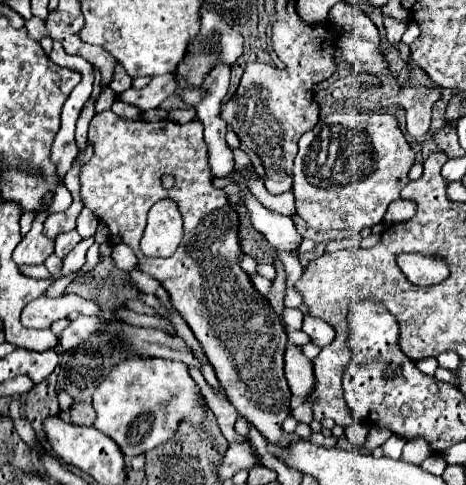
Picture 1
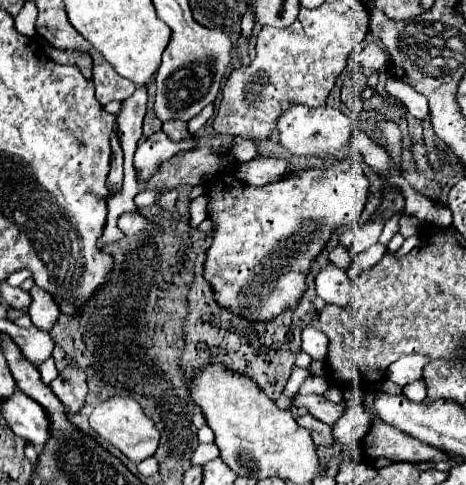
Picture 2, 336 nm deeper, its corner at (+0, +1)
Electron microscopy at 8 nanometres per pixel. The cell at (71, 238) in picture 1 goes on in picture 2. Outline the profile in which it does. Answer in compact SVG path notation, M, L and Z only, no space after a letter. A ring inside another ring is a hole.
M33 284L31 292L31 306L29 306L29 316L33 320L33 324L41 330L51 330L51 326L55 324L57 316L59 316L59 306L55 302L55 298L45 292L43 288L39 288L37 284Z

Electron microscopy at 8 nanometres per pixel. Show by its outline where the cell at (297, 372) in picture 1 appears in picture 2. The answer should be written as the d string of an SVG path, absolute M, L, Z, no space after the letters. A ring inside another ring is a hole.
M295 394L293 398L293 404L297 408L305 406L309 410L309 414L313 414L317 420L325 422L325 424L335 424L337 418L343 414L343 406L339 404L333 404L329 400L325 400L323 396L317 396L317 394Z

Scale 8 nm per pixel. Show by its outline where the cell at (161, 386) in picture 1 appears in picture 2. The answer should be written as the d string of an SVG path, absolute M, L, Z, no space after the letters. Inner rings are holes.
M111 396L105 402L97 404L93 414L89 416L89 426L95 430L95 434L99 438L103 438L111 446L119 448L135 464L153 456L159 446L159 432L157 432L153 420L145 418L137 400L131 400L125 396Z

